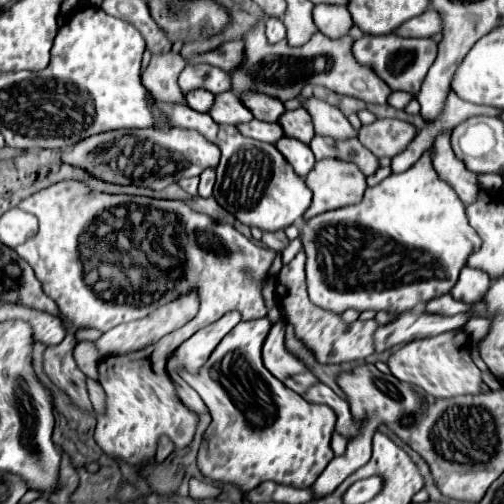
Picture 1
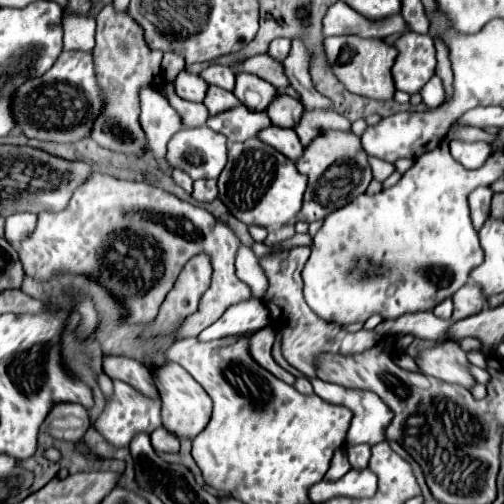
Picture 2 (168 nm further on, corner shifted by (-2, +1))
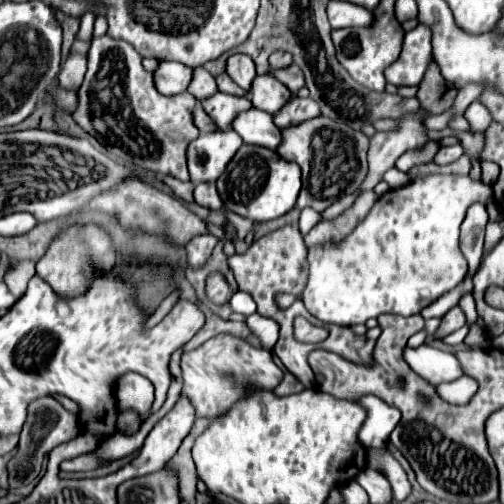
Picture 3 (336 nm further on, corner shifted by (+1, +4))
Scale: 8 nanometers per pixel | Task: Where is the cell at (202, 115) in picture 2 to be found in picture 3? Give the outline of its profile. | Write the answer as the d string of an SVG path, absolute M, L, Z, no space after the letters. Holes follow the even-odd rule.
M196 104L196 108L194 108L194 124L196 124L196 128L198 128L200 132L214 132L214 130L218 130L218 128L212 124L212 118L202 110L200 104Z

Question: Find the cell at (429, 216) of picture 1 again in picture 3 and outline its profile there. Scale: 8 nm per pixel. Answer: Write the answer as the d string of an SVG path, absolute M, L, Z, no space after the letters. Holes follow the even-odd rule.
M426 176L418 178L398 190L388 190L378 198L368 216L354 228L354 232L340 244L314 246L308 252L310 278L302 300L312 316L326 324L354 326L364 324L380 314L412 316L438 300L448 290L456 288L468 274L468 262L460 252L458 236L466 210L474 202L486 204L492 198L492 188L474 182L470 176Z

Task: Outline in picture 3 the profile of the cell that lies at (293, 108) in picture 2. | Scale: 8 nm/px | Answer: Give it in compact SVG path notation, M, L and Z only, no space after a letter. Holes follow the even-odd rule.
M258 74L254 78L254 86L250 86L250 92L250 102L254 102L254 108L260 108L268 114L278 112L292 96L290 90L272 74Z

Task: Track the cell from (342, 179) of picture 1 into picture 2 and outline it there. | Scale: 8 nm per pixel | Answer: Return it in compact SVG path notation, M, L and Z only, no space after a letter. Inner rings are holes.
M323 131L309 147L305 147L303 157L297 161L297 169L309 177L309 187L305 191L303 209L299 211L299 221L313 223L335 209L345 207L357 195L365 193L371 181L371 169L367 163L367 153L361 147L361 141L351 131Z

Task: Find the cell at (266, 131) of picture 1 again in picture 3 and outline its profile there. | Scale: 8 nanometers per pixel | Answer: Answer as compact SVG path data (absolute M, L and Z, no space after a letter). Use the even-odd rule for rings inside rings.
M218 92L218 94L212 94L210 98L206 98L206 102L202 102L202 108L206 110L206 114L214 120L214 124L220 130L228 130L232 120L236 118L236 114L252 108L252 102L248 98Z

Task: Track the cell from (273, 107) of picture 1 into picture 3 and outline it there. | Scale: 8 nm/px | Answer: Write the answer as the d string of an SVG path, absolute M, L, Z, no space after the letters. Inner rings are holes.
M232 54L228 60L226 60L226 74L240 86L244 88L246 92L250 92L250 84L256 76L256 68L254 68L254 62L250 56L246 54Z

